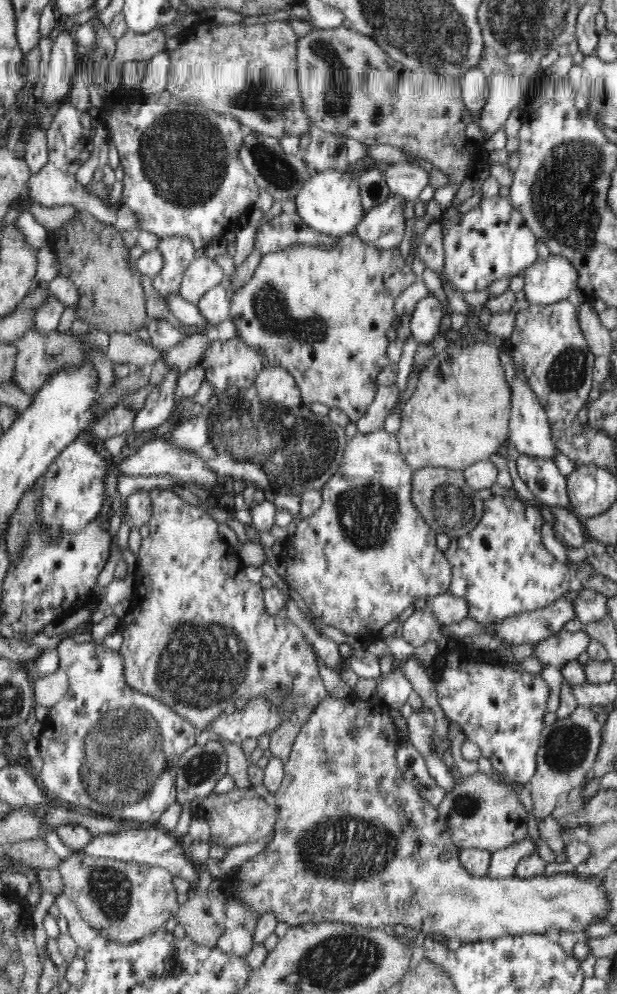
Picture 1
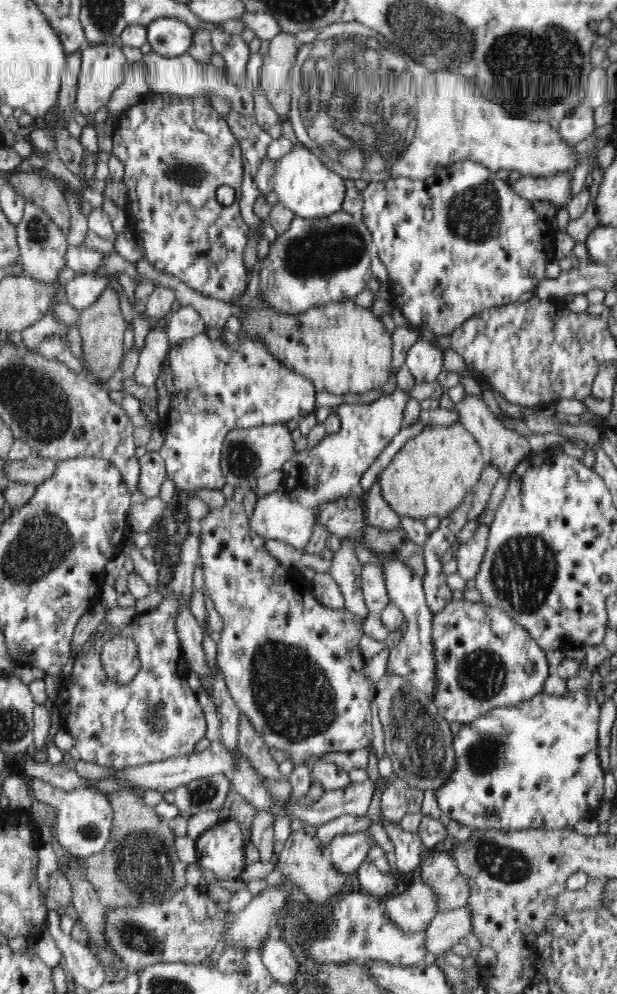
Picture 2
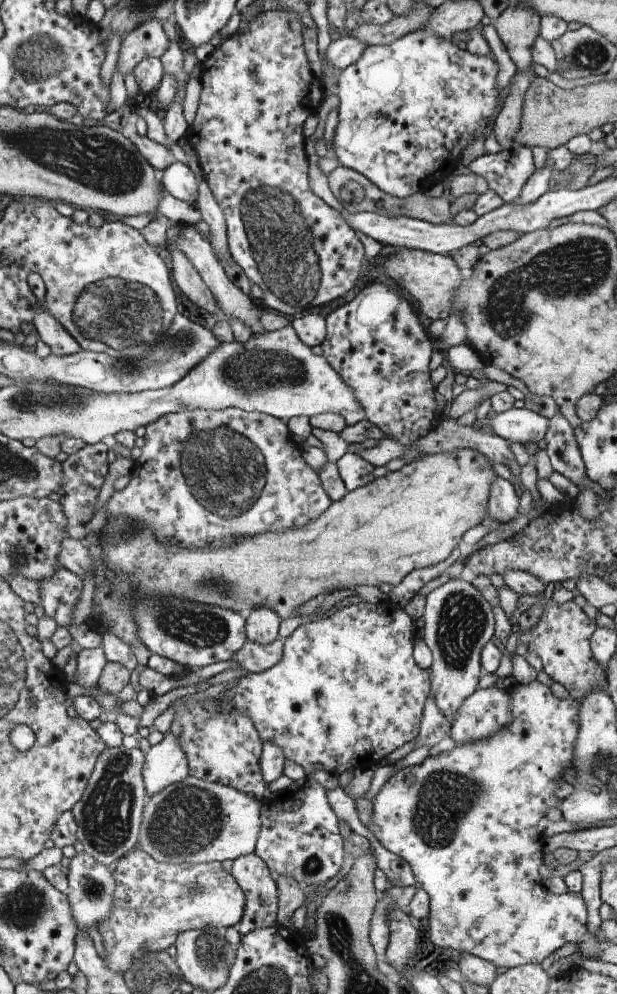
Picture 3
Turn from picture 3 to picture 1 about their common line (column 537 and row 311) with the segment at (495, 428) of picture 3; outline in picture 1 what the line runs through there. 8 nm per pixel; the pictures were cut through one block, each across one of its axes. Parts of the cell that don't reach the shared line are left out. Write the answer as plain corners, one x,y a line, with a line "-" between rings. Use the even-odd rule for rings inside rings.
429,294
416,303
409,324
411,336
415,338
416,344
432,343
439,334
442,316
442,302
433,294

